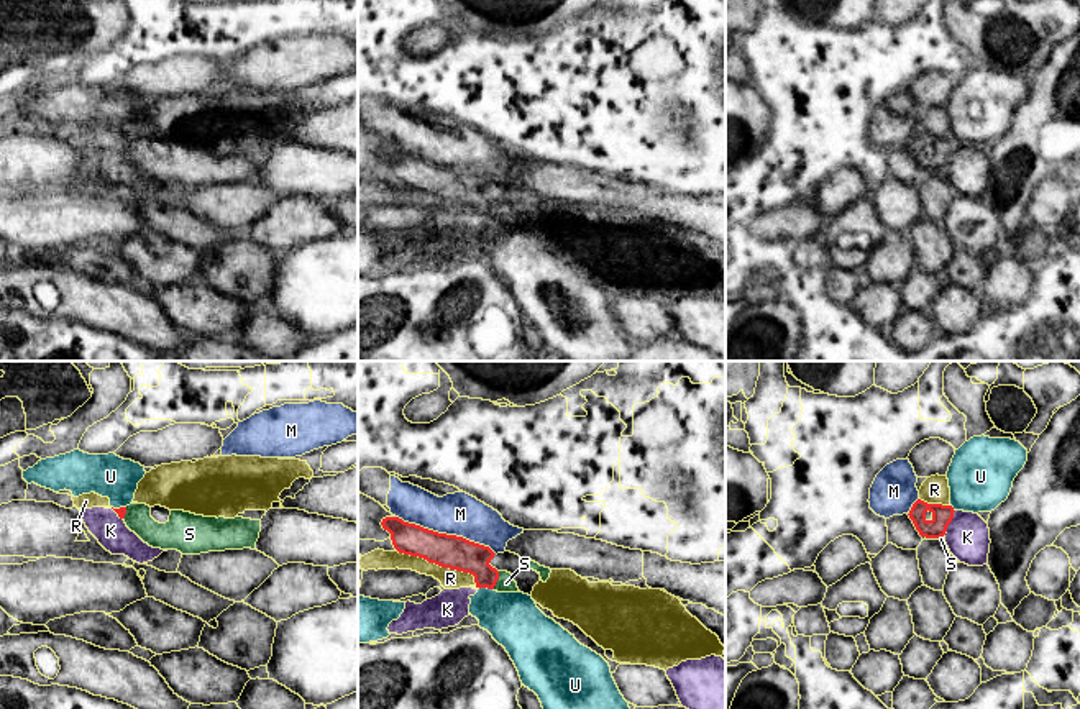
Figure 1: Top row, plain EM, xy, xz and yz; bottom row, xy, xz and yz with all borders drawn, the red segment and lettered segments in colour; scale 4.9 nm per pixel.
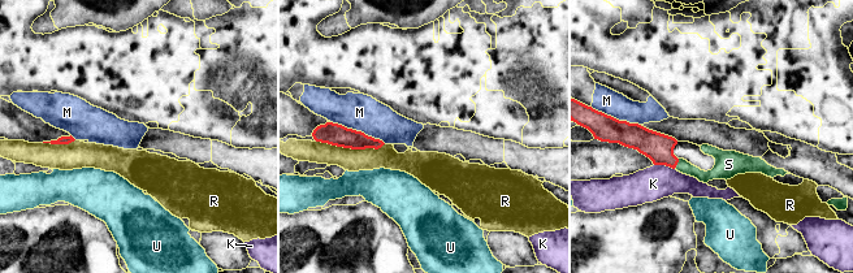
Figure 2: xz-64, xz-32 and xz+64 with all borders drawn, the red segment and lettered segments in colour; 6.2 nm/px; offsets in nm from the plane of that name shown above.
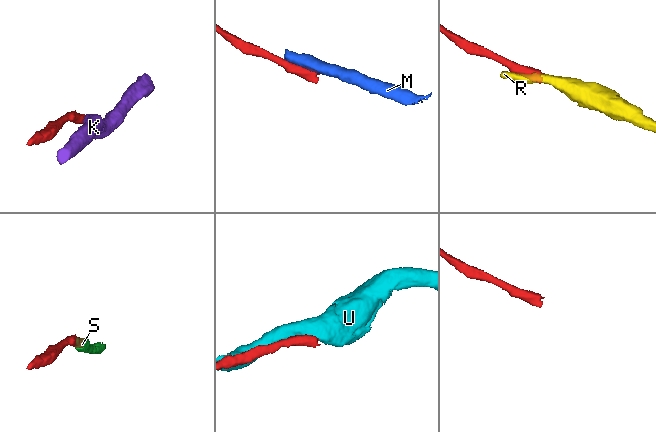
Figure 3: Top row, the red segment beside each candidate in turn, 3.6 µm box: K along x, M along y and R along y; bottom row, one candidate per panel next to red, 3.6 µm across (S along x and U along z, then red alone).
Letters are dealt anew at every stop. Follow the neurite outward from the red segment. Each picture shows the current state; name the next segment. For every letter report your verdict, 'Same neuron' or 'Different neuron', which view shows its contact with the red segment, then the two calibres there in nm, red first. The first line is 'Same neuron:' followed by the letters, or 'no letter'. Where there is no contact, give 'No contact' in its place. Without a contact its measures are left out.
Same neuron: S
K: Different neuron. Touches red in yz. Thickness 100 nm (red) against 220 nm
M: Different neuron. Touches red in xz. Thickness 160 nm (red) against 220 nm
R: Different neuron. Touches red in xz. Thickness 160 nm (red) against 100 nm
S: Same neuron. Touches red in xz. Thickness 160 nm (red) against 90 nm
U: Different neuron. Touches red in xz. Thickness 160 nm (red) against 260 nm

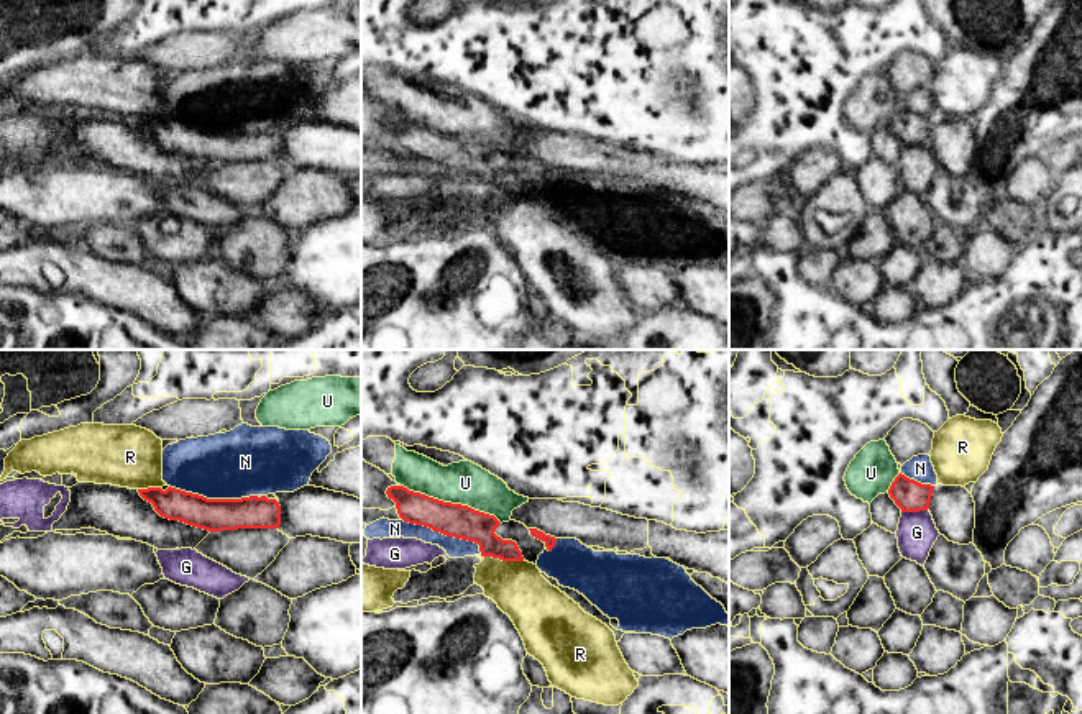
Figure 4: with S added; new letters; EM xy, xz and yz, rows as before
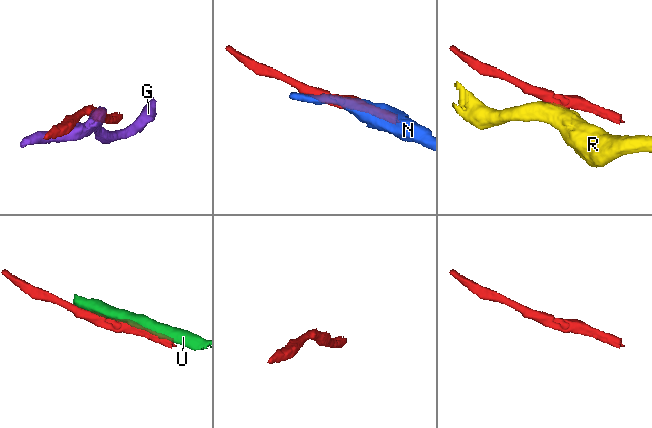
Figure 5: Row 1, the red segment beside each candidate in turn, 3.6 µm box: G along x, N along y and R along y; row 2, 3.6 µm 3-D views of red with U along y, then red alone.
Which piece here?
Same neuron: no letter
G: Different neuron. Touches red in yz. Thickness 160 nm (red) against 190 nm
N: Different neuron. Touches red in xz. Thickness 160 nm (red) against 100 nm
R: Different neuron. Touches red in xz. Thickness 160 nm (red) against 260 nm
U: Different neuron. Touches red in xz. Thickness 160 nm (red) against 220 nm

